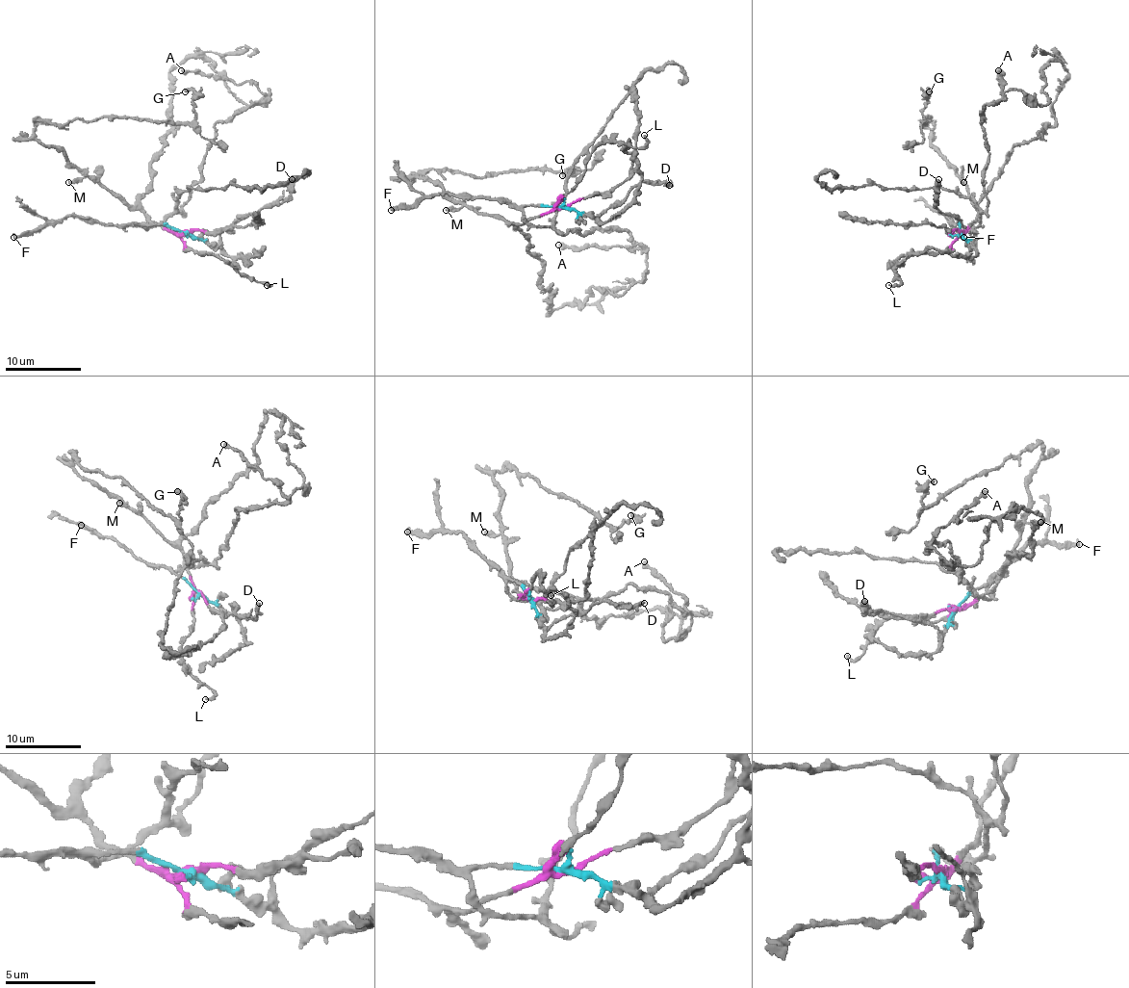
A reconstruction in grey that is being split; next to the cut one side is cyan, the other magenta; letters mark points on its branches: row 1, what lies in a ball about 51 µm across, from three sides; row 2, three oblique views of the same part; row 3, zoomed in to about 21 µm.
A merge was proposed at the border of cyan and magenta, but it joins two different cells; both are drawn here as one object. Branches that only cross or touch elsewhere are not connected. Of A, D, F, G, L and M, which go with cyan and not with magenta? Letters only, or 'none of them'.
A, D, F

